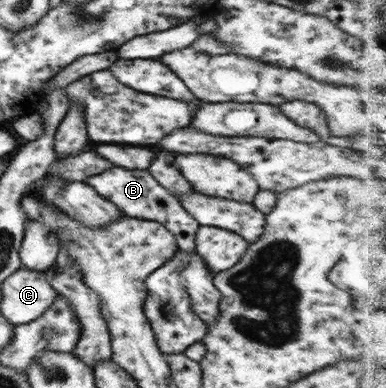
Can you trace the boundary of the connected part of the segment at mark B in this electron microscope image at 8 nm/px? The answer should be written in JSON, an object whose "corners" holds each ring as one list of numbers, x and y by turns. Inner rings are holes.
{"corners":[[114,166,99,175,91,175,85,182,100,196,121,209,125,216,158,221,175,236,179,250,196,253,196,233,201,226,200,223,187,213,176,196,153,179,148,169,123,169,123,167]]}

